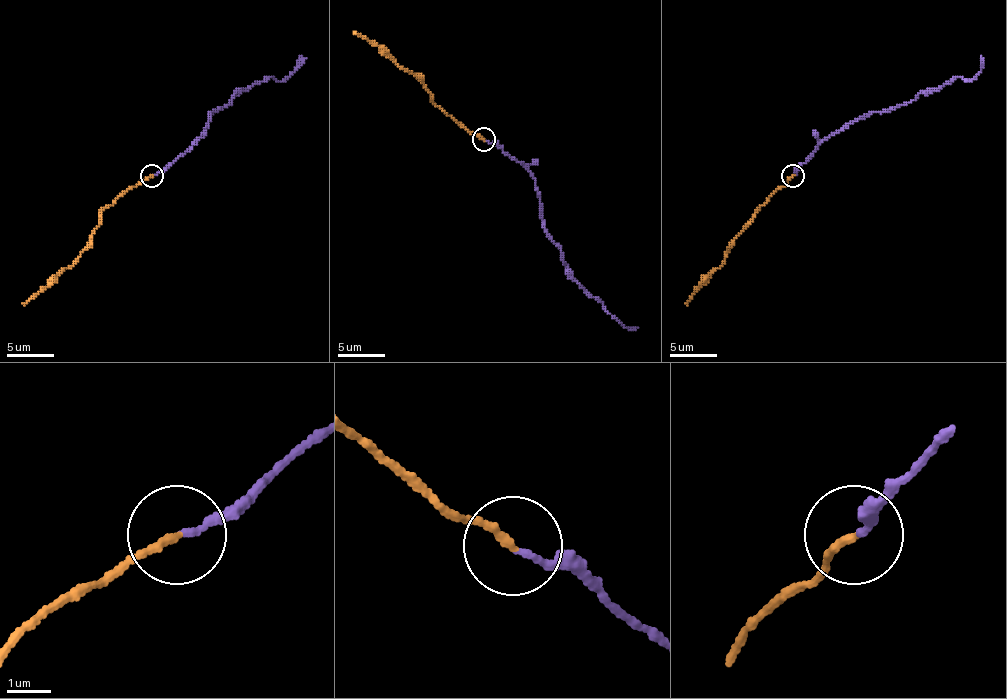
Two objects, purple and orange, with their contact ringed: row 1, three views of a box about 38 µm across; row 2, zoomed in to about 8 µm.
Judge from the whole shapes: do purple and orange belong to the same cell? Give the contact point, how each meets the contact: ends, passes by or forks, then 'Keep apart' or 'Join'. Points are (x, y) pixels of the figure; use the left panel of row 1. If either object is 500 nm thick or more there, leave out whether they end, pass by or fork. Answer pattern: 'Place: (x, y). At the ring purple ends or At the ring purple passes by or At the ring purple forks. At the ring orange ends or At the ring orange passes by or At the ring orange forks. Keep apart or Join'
Place: (152, 175). At the ring purple ends. At the ring orange ends. Keep apart

